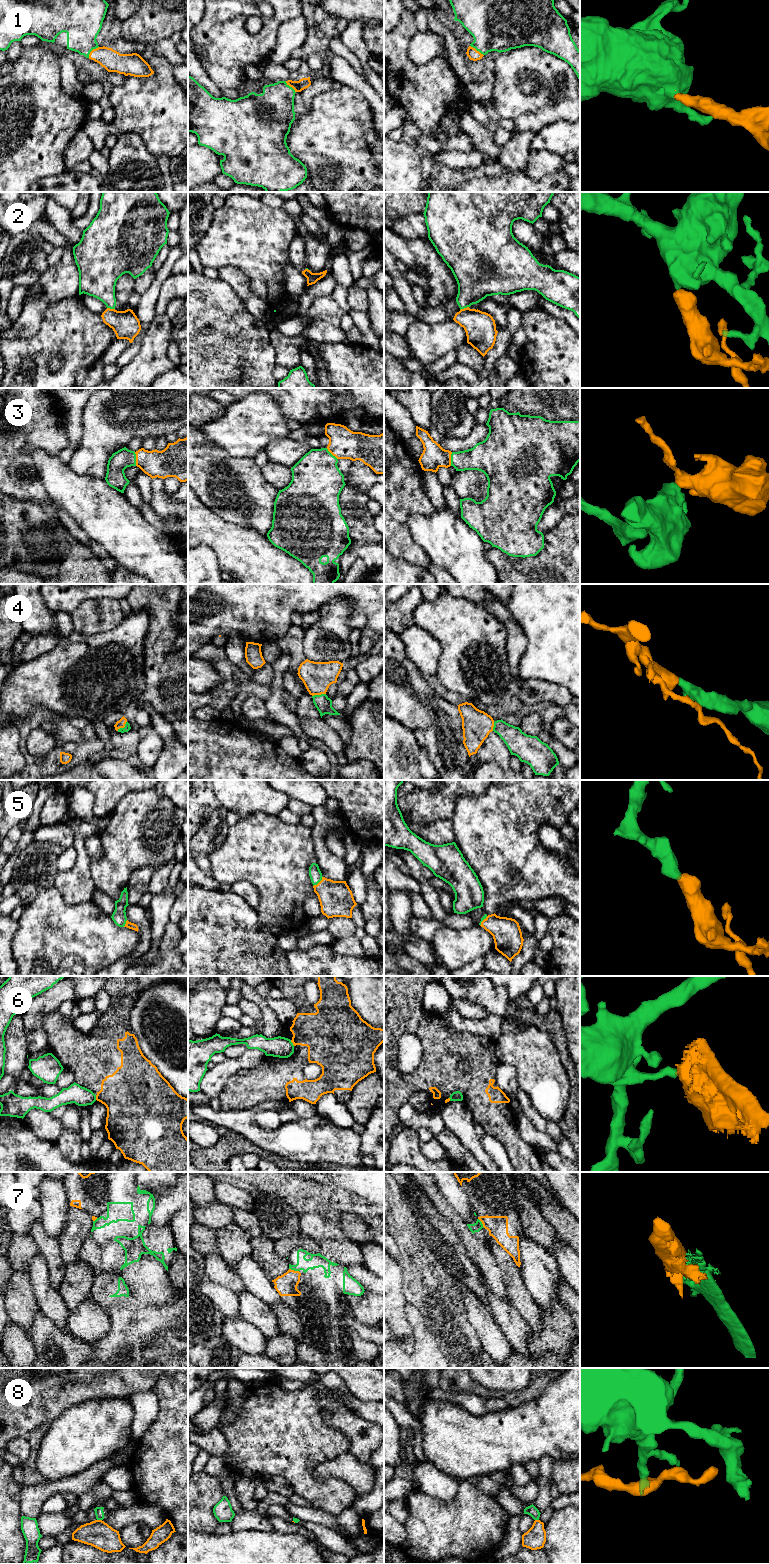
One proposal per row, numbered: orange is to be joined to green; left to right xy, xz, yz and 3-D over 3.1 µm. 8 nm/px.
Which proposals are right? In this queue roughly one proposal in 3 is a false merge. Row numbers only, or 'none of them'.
1, 3, 4, 5

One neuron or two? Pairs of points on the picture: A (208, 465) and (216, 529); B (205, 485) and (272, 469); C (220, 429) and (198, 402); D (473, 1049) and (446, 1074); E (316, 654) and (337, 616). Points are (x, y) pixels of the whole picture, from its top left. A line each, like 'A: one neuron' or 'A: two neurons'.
A: two neurons
B: two neurons
C: two neurons
D: one neuron
E: one neuron

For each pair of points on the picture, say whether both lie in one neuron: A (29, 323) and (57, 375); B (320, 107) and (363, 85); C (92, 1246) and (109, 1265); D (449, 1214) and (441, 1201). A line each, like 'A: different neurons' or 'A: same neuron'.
A: different neurons
B: different neurons
C: same neuron
D: same neuron

